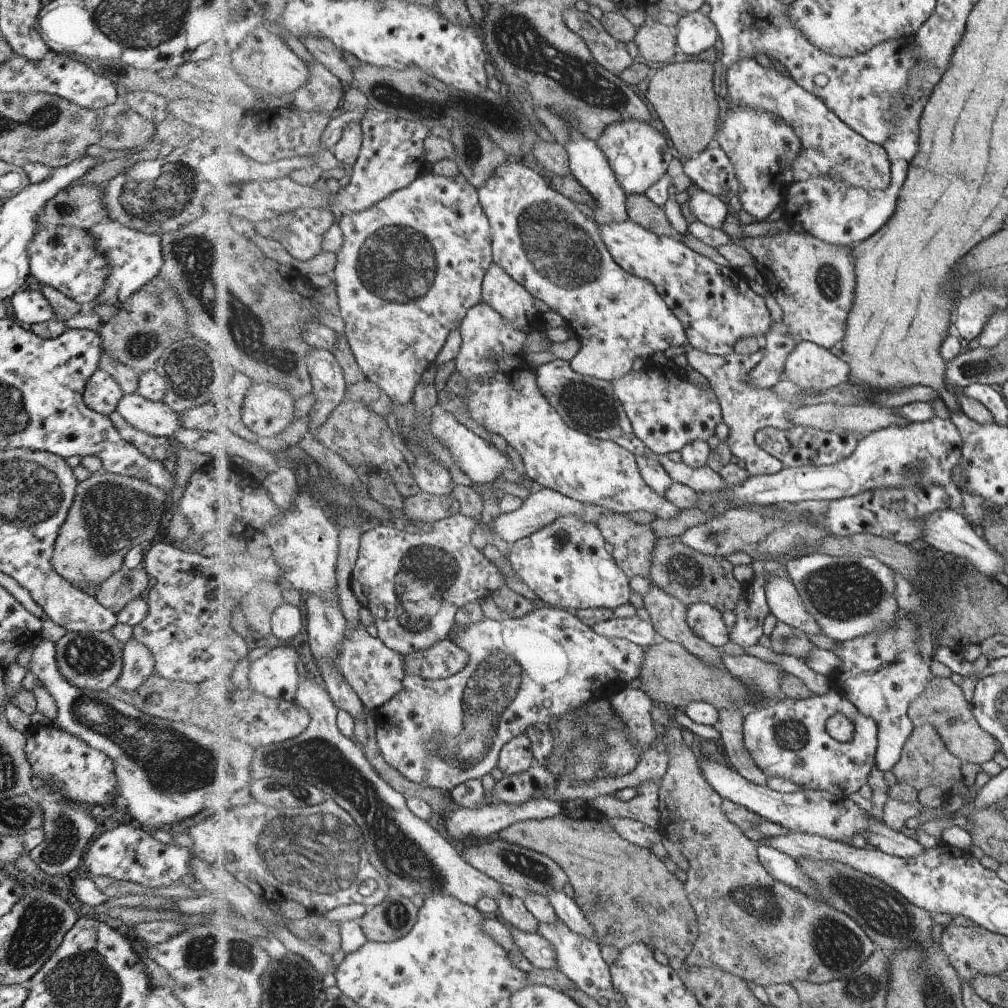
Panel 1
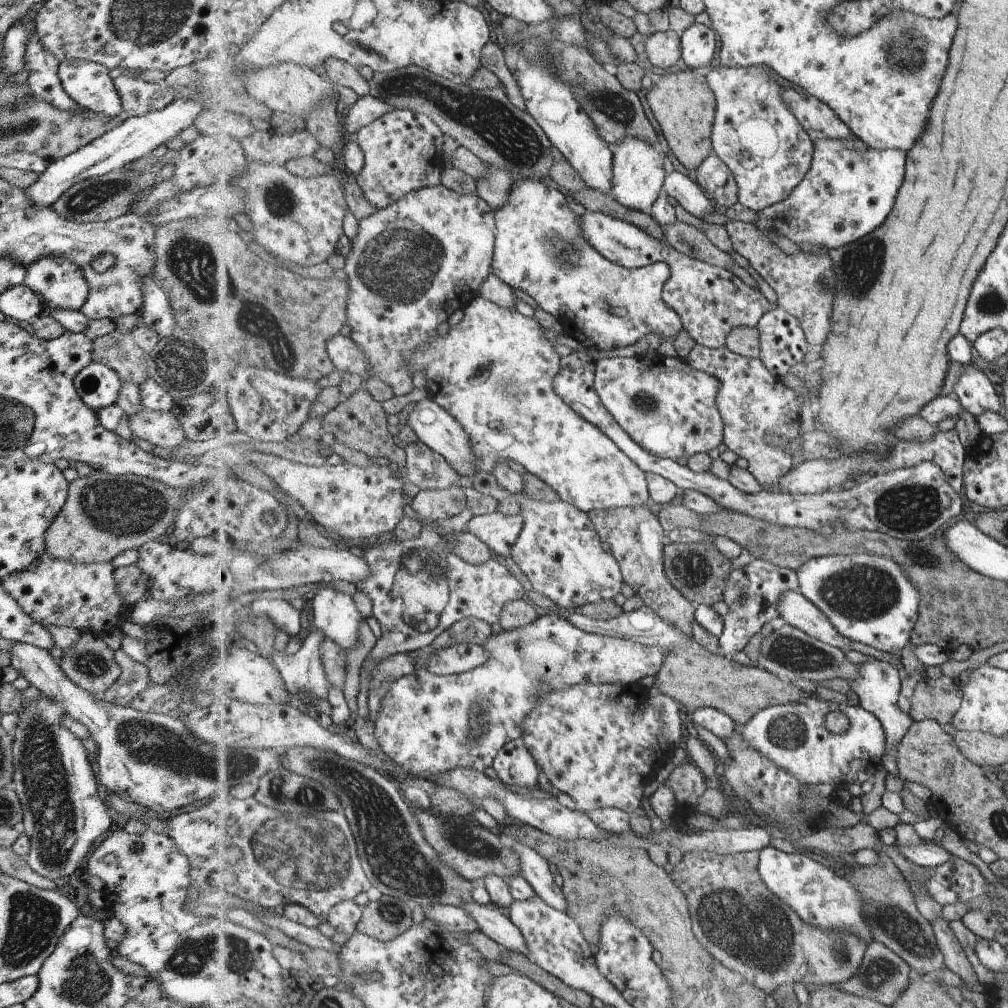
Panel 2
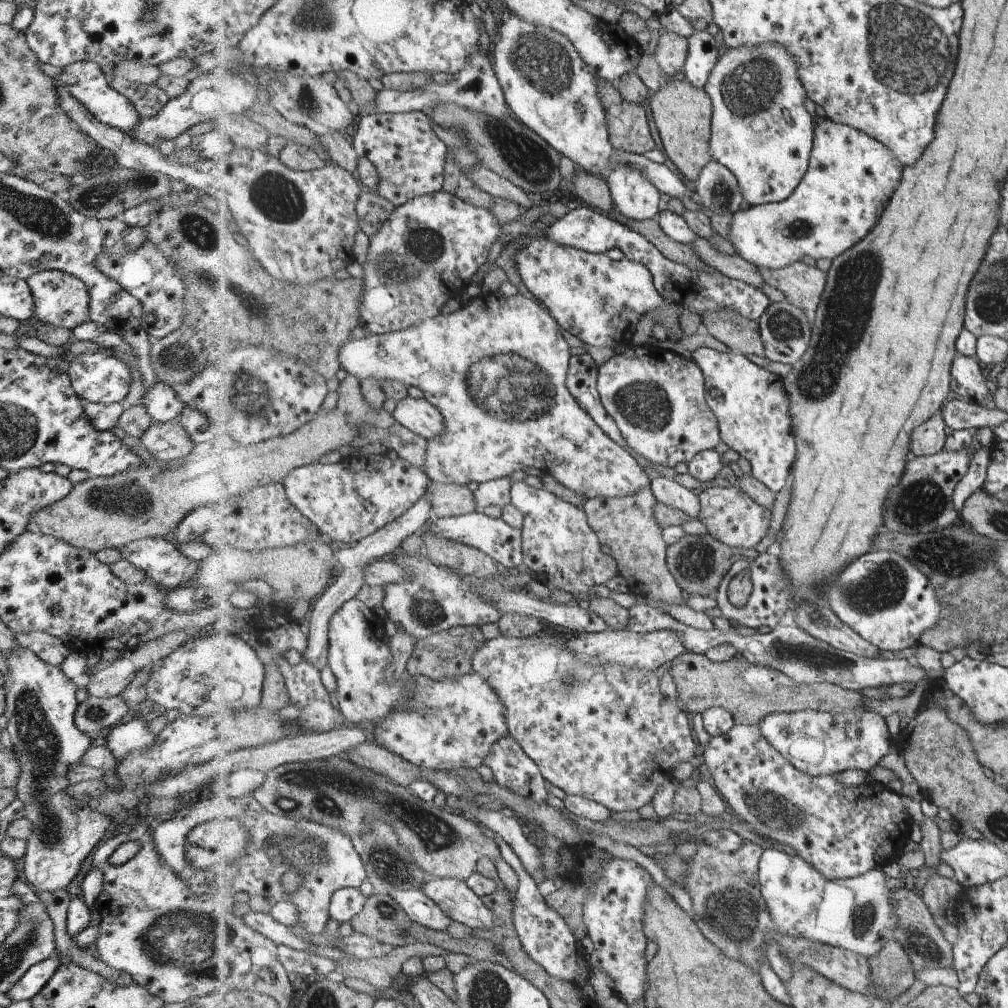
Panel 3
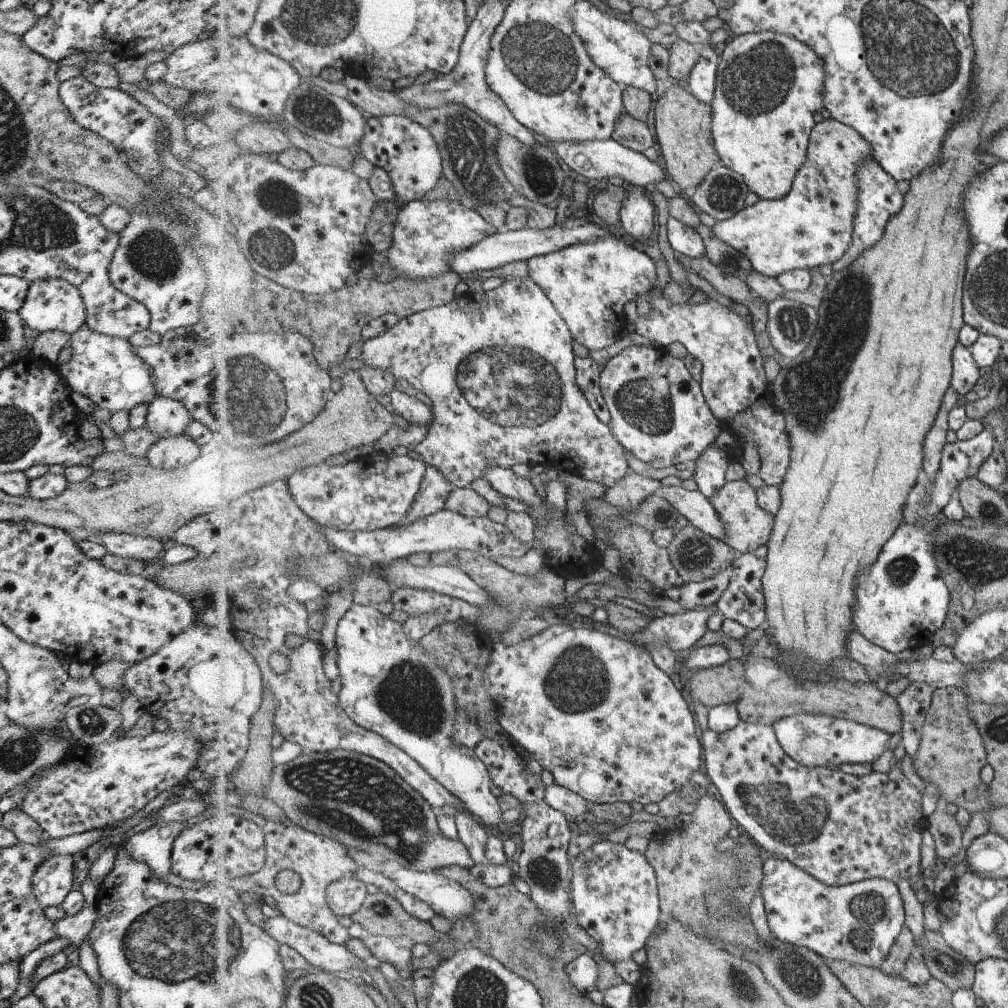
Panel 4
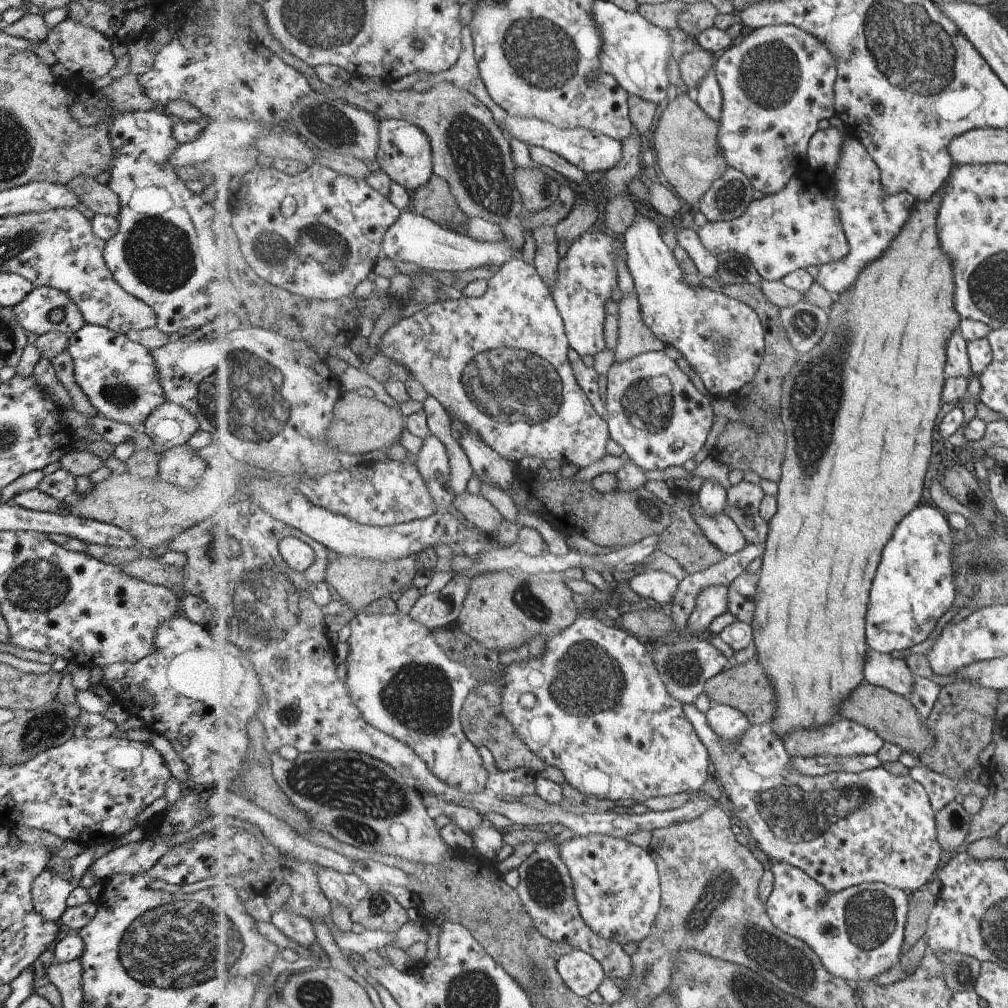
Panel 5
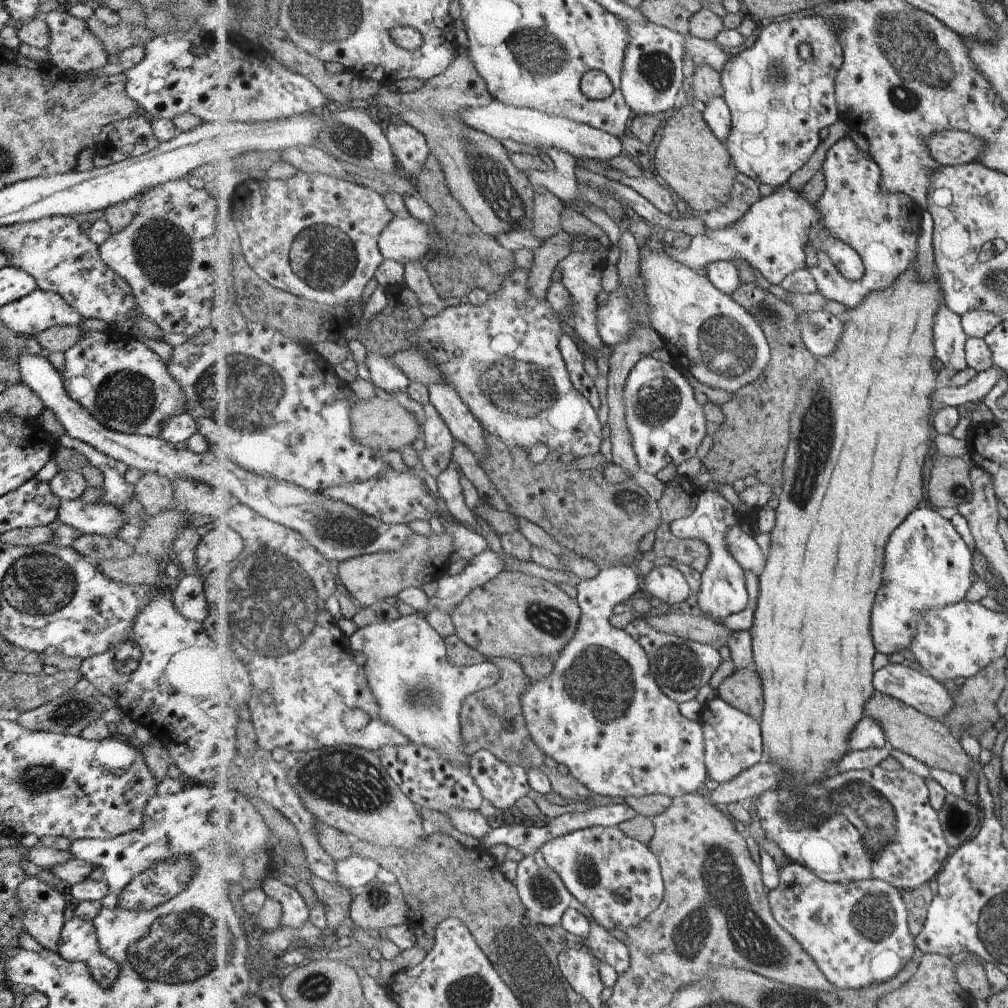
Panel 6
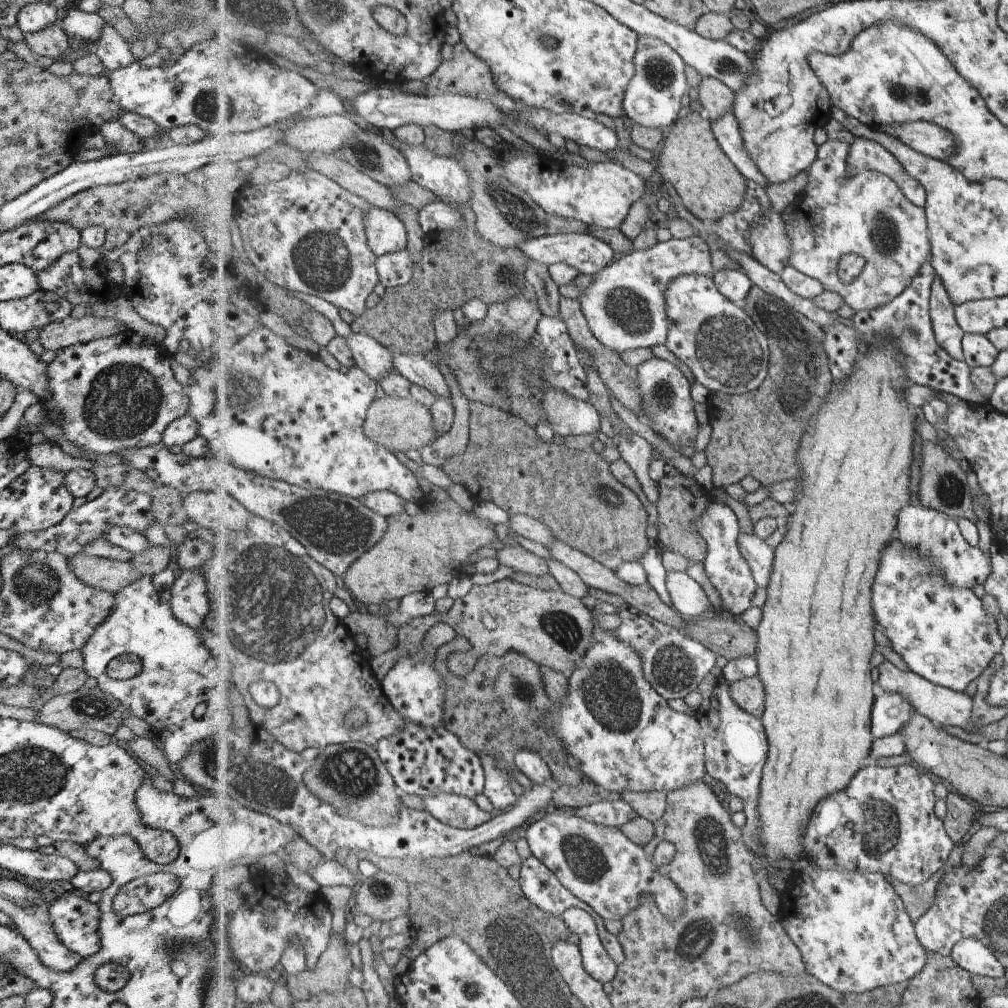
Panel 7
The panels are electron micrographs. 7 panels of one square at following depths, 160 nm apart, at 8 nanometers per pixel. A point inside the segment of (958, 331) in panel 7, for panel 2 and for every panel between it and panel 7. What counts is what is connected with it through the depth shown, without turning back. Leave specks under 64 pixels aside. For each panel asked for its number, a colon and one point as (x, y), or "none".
2: (978, 391)
3: (968, 381)
4: (966, 373)
5: (958, 360)
6: (950, 339)

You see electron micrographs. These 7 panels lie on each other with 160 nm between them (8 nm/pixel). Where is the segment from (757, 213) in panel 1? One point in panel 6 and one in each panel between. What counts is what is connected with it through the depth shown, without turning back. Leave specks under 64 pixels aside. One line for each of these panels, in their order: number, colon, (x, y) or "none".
2: (769, 151)
3: (761, 130)
4: (769, 85)
5: (778, 83)
6: (781, 91)

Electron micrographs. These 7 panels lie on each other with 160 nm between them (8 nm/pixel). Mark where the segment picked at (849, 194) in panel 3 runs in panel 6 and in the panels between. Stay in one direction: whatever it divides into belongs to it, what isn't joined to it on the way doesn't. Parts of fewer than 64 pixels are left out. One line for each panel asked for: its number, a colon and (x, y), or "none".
4: (814, 224)
5: (798, 227)
6: (773, 236)

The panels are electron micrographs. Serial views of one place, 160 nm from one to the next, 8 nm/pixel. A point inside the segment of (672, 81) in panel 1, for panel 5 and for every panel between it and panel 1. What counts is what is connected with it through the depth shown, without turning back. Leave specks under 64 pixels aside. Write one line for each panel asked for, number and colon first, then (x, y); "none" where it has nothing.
2: (683, 103)
3: (683, 112)
4: (683, 122)
5: (690, 157)

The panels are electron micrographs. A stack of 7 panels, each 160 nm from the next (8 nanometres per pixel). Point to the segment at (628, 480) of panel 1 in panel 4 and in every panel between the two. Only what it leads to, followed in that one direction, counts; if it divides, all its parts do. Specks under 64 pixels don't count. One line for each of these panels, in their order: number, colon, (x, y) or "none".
2: (494, 371)
3: (496, 368)
4: (508, 352)

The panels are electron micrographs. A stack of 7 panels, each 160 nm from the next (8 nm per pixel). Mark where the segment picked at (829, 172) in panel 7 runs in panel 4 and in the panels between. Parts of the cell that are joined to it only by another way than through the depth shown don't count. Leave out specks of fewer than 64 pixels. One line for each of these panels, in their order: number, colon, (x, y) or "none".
4: (880, 198)
5: (871, 219)
6: (884, 228)

